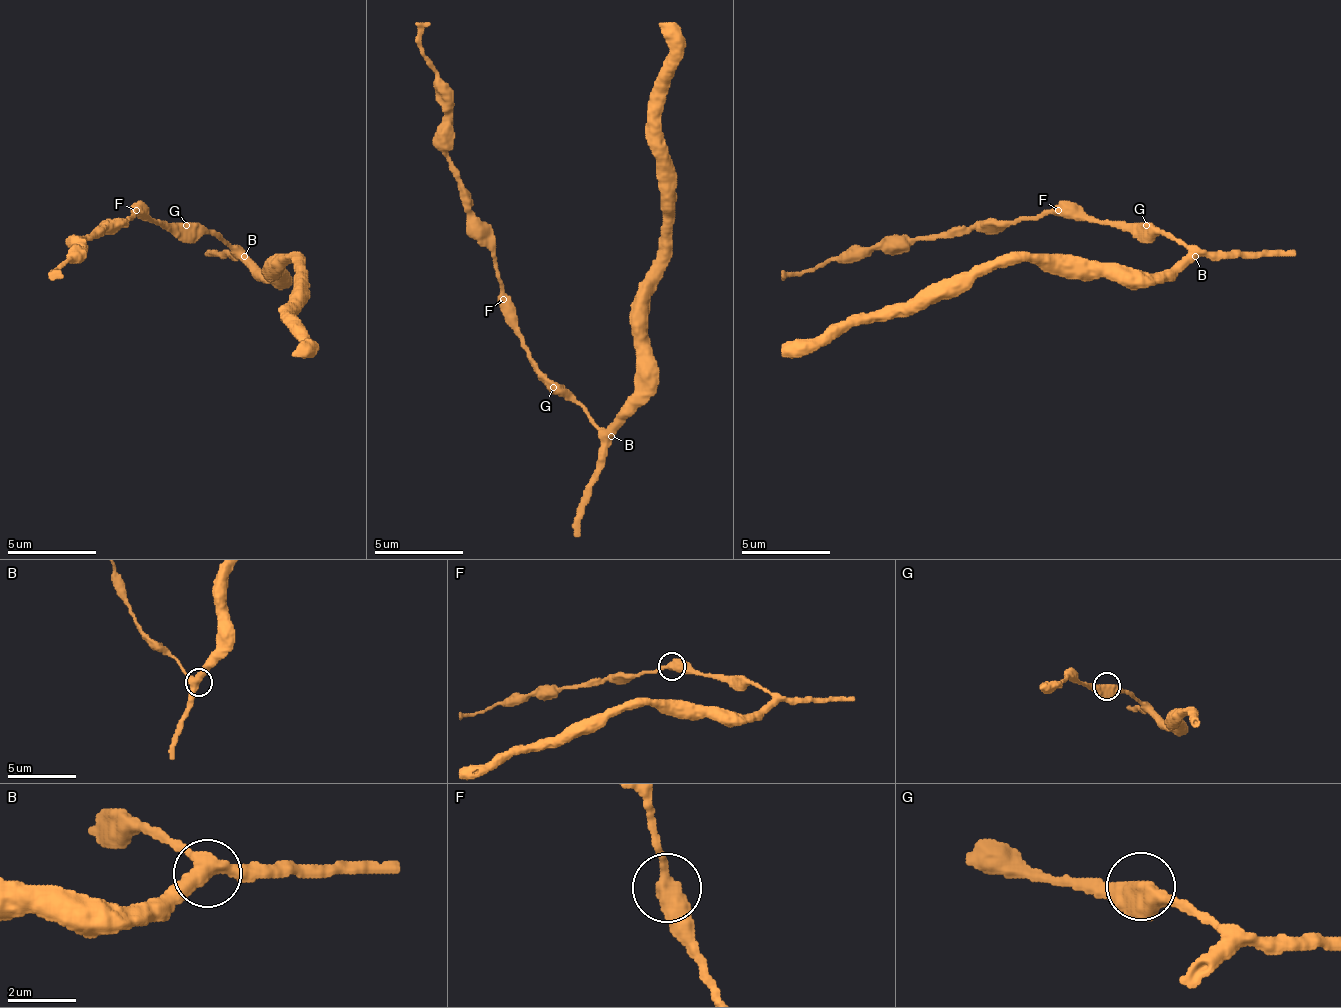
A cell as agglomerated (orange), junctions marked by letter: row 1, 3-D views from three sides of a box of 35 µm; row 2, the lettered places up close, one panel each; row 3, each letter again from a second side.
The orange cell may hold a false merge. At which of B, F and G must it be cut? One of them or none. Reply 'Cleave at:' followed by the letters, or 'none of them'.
Cleave at: none of them

